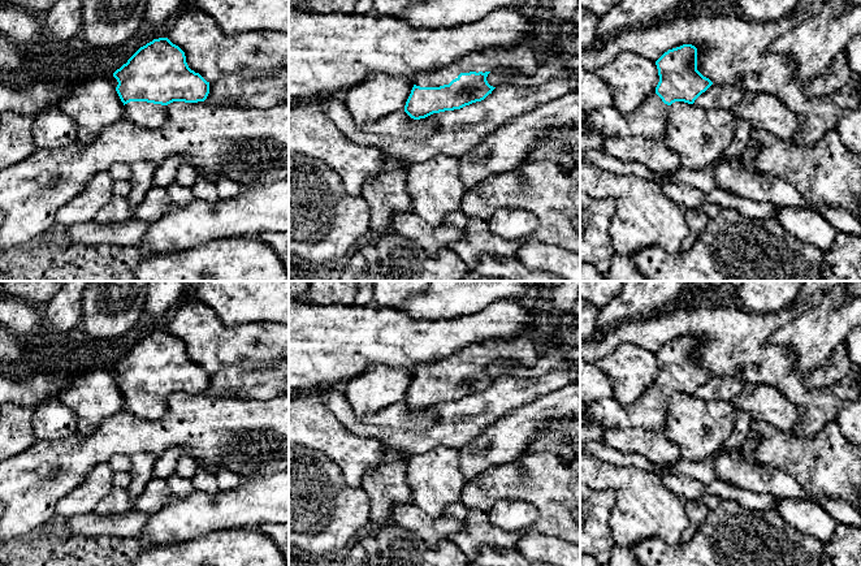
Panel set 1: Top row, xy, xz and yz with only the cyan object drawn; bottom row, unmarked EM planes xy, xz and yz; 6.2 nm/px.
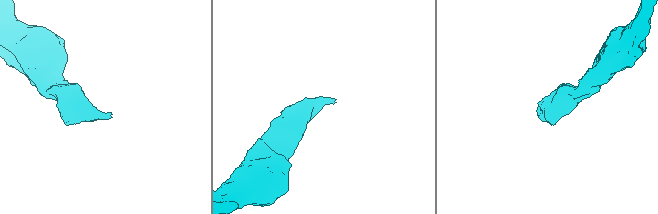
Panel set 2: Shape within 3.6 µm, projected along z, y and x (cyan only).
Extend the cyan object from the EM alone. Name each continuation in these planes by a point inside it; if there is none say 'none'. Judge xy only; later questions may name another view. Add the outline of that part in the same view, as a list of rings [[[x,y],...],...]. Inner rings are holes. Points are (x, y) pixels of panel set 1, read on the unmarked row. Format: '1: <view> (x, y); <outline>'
1: xy (148, 406); [[[130,393],[125,396],[125,410],[135,416],[156,419],[164,415],[165,397],[147,393]]]

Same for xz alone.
1: xz (524, 349); [[[529,332],[523,333],[515,341],[485,340],[484,342],[466,346],[449,358],[440,359],[432,364],[415,368],[415,376],[420,379],[440,379],[449,376],[460,364],[490,363],[496,359],[518,360],[524,364],[535,364],[537,360],[538,345]]]

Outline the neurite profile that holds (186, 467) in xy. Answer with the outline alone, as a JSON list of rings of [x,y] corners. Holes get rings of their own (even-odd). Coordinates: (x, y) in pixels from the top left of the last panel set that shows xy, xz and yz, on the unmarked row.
[[[182,455],[177,462],[176,474],[191,480],[195,476],[198,468],[199,463],[194,458]]]

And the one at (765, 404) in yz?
[[[745,383],[732,399],[735,410],[744,410],[756,422],[769,423],[783,433],[793,432],[804,411],[787,399],[778,389],[763,383]]]

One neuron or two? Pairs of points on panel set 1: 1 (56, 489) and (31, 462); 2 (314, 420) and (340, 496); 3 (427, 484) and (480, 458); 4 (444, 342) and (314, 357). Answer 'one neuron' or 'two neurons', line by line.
1: one neuron
2: two neurons
3: two neurons
4: one neuron

